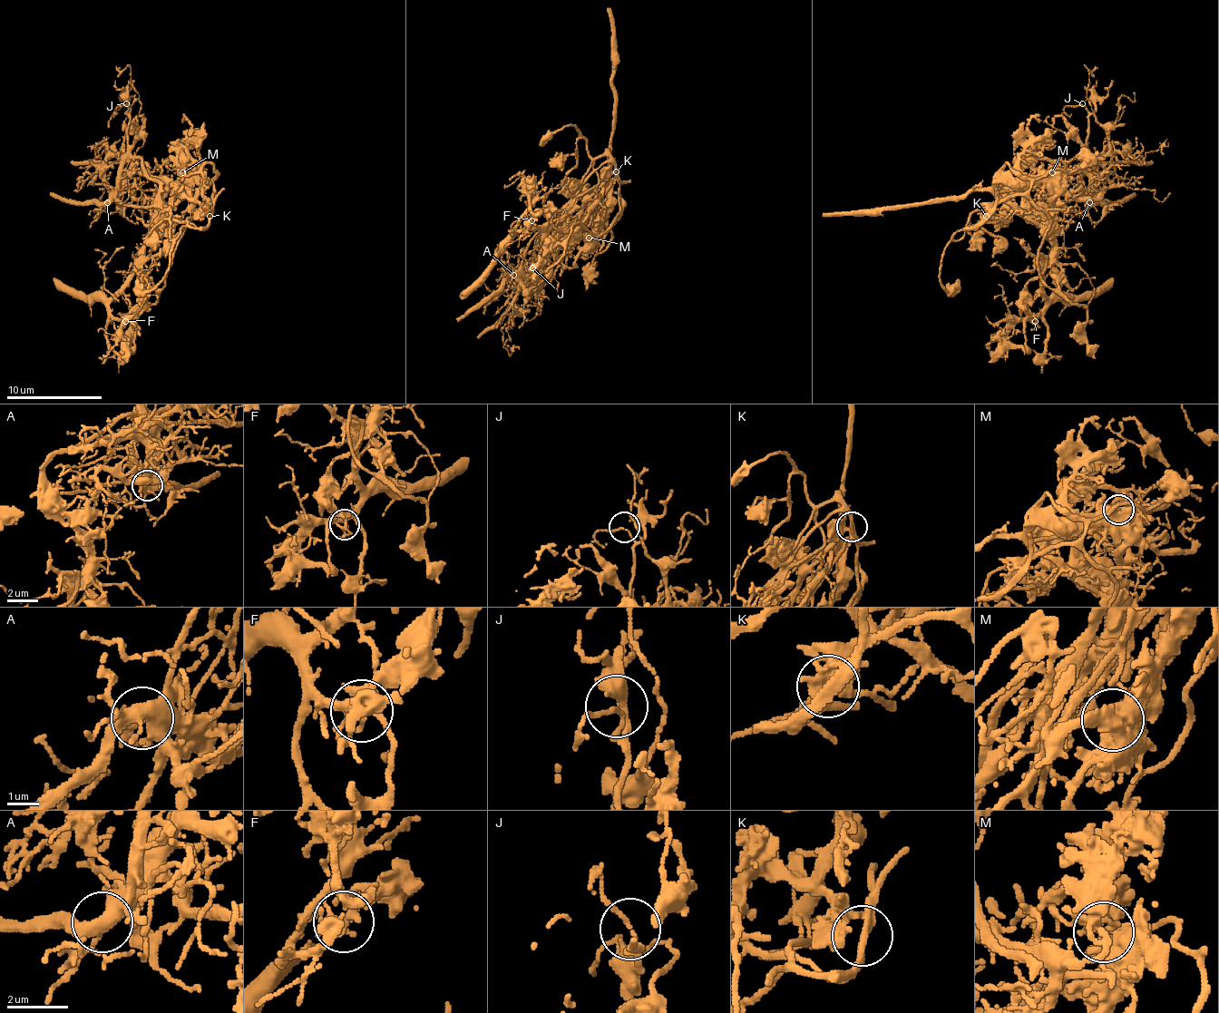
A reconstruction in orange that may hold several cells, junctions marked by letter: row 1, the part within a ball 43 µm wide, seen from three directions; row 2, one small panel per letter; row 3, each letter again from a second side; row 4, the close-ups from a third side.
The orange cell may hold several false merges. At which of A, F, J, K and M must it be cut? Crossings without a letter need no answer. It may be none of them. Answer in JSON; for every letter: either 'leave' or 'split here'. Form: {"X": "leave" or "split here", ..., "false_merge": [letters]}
{"A": "leave", "F": "split here", "J": "leave", "K": "split here", "M": "split here", "false_merge": ["F", "K", "M"]}

